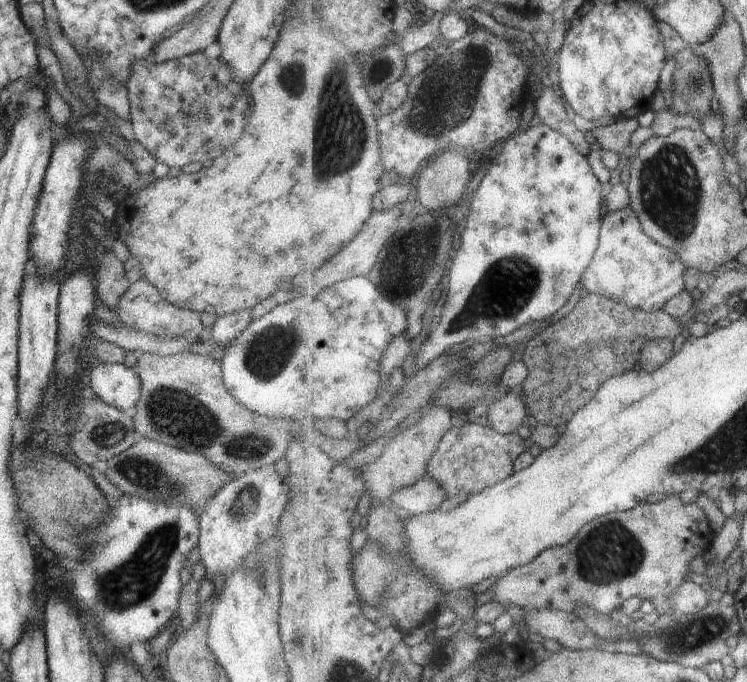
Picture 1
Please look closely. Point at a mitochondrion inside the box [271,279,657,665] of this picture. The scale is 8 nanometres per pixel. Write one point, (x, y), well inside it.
(611, 552)

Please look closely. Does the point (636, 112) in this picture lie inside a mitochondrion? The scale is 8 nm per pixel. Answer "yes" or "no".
no

